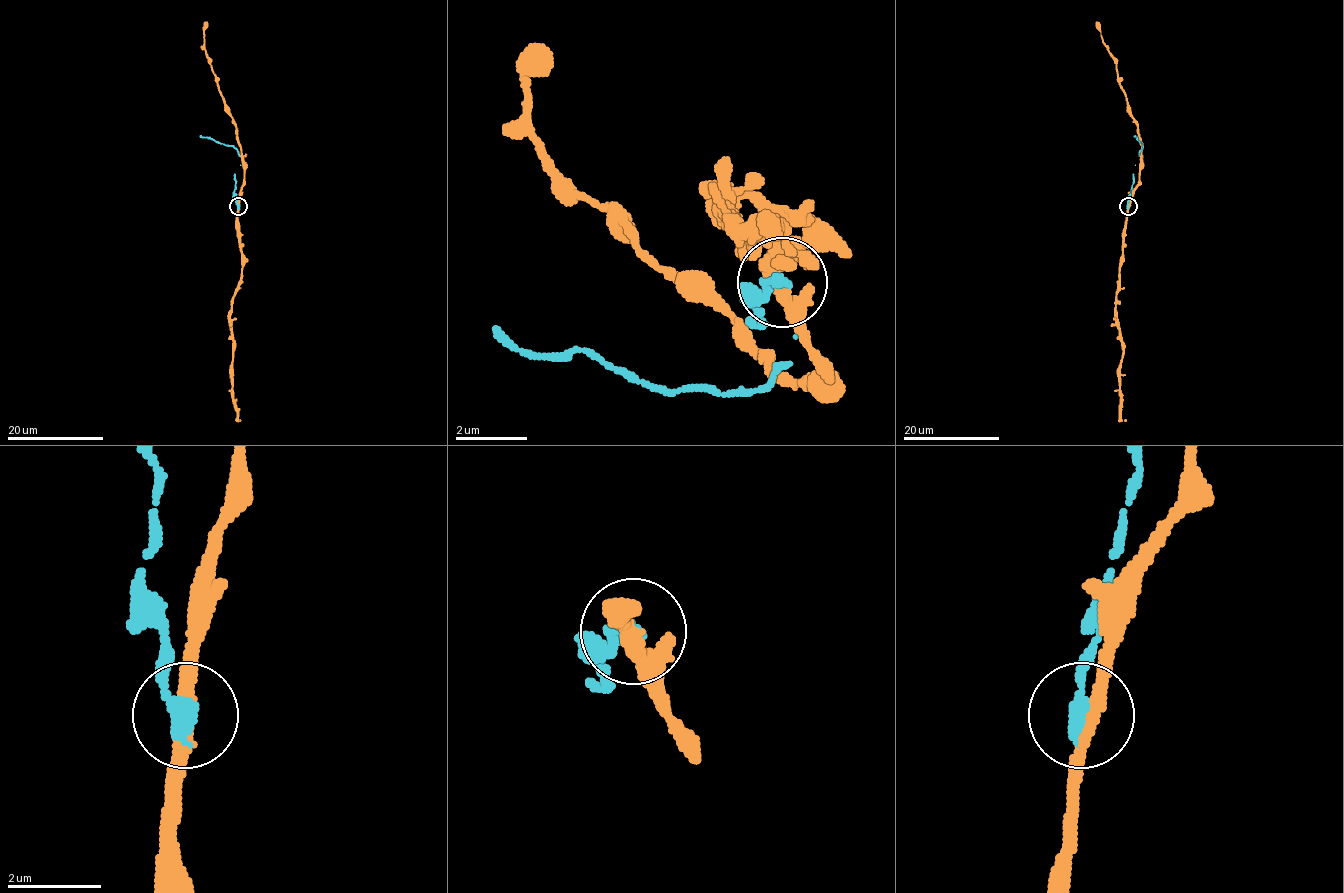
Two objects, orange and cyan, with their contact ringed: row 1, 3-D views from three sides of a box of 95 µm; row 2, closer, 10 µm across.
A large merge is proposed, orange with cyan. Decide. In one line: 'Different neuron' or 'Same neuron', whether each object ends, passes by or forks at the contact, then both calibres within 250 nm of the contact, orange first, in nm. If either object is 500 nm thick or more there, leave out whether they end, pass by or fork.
Different neuron. At the ring orange passes by. At the ring cyan ends. Thickness 320 nm (orange) against 360 nm

